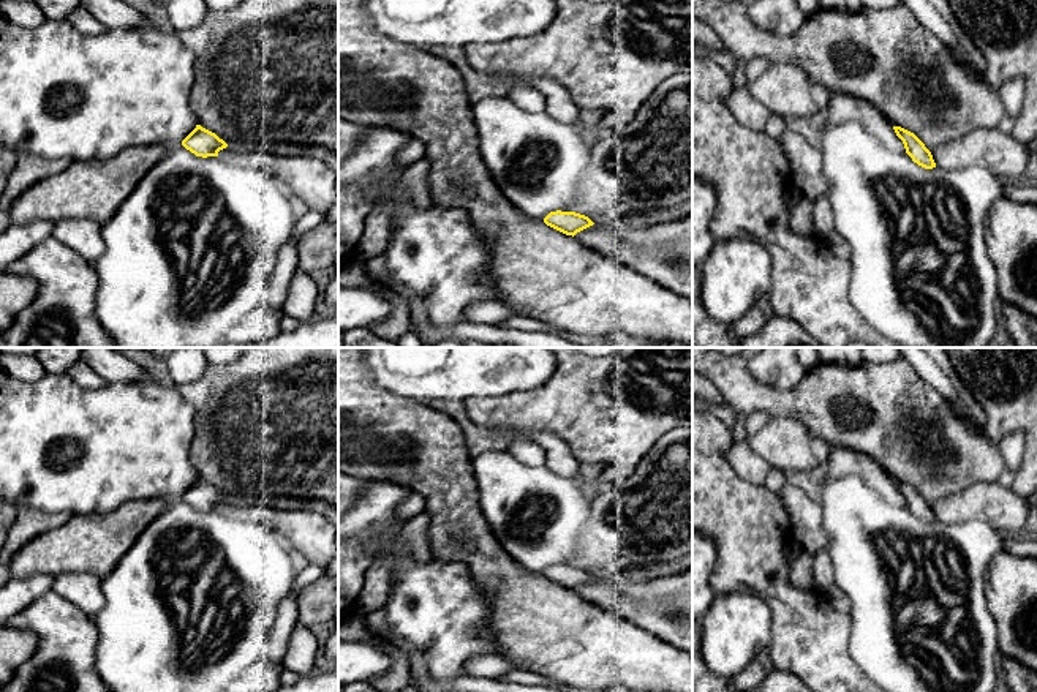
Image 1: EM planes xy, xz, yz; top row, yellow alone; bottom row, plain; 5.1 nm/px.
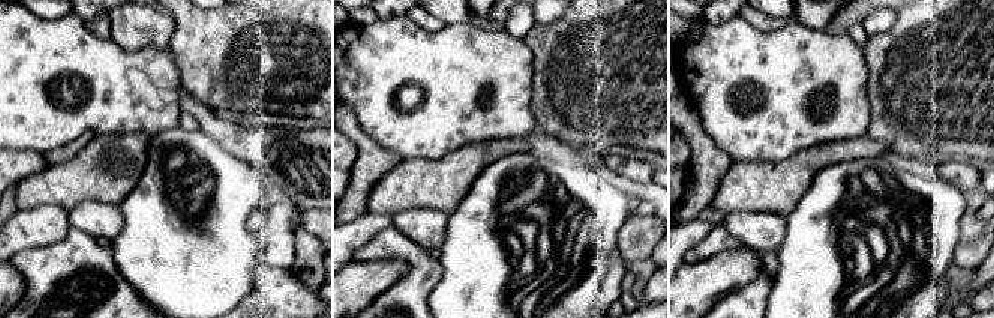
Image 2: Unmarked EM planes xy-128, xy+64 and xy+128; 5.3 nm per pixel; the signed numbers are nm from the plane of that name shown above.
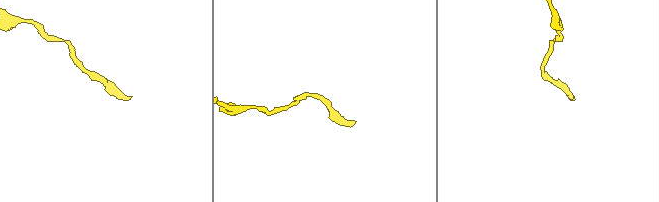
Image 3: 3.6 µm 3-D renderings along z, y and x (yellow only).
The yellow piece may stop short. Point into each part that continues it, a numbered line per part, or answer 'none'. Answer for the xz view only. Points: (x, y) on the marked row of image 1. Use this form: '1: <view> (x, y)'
1: xz (536, 160)

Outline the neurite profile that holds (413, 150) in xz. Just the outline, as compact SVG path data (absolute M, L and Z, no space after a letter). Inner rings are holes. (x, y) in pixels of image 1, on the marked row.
M409 139L395 155L395 164L402 169L425 160L425 145L419 139Z

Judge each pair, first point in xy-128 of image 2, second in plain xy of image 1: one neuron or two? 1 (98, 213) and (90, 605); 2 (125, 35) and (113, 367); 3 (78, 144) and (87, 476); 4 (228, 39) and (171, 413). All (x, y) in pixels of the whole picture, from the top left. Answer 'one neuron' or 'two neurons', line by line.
1: one neuron
2: one neuron
3: two neurons
4: two neurons

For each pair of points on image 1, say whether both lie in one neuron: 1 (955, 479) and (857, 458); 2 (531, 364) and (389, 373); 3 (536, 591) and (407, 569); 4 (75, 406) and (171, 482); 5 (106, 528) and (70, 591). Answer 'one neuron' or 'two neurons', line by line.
1: two neurons
2: one neuron
3: two neurons
4: one neuron
5: two neurons

